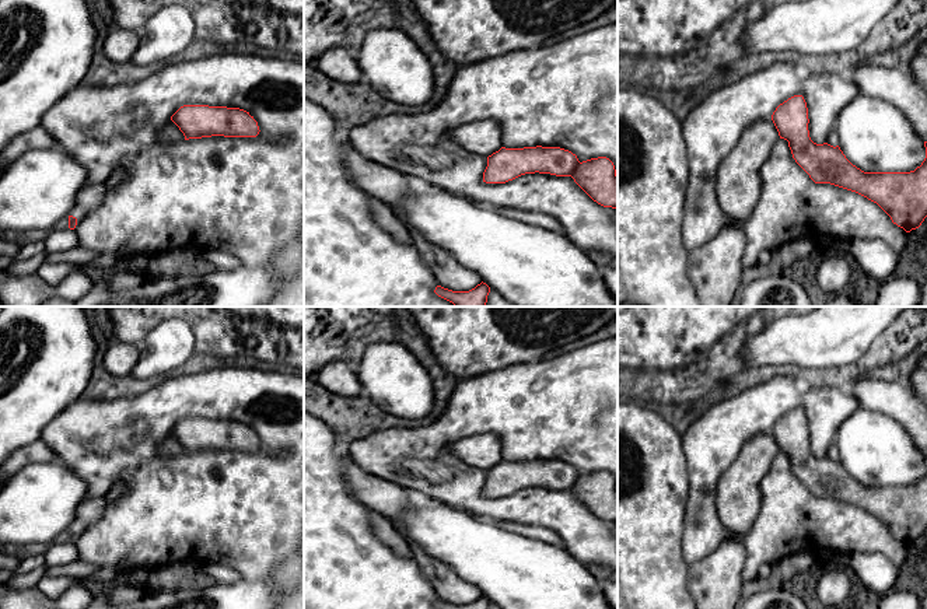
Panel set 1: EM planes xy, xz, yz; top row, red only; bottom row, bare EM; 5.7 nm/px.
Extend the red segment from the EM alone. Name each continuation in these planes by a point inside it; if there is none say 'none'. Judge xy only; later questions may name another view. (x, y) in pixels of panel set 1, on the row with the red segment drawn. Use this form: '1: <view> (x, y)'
1: xy (91, 196)

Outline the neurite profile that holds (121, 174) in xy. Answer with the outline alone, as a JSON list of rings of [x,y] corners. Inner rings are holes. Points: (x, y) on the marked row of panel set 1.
[[[118,167],[111,175],[109,181],[105,183],[106,190],[123,183],[127,179],[127,171],[122,167]]]

